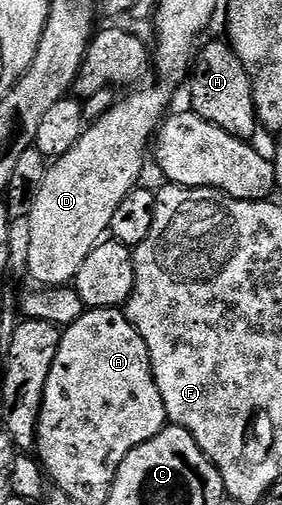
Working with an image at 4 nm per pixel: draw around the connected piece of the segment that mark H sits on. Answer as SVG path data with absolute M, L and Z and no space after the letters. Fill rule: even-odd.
M224 40L207 41L200 46L196 54L191 80L188 82L192 112L207 119L207 123L215 123L215 127L223 127L223 131L235 135L241 141L252 142L257 129L259 130L259 122L253 98L253 84L247 75L247 67L243 67L232 45Z

